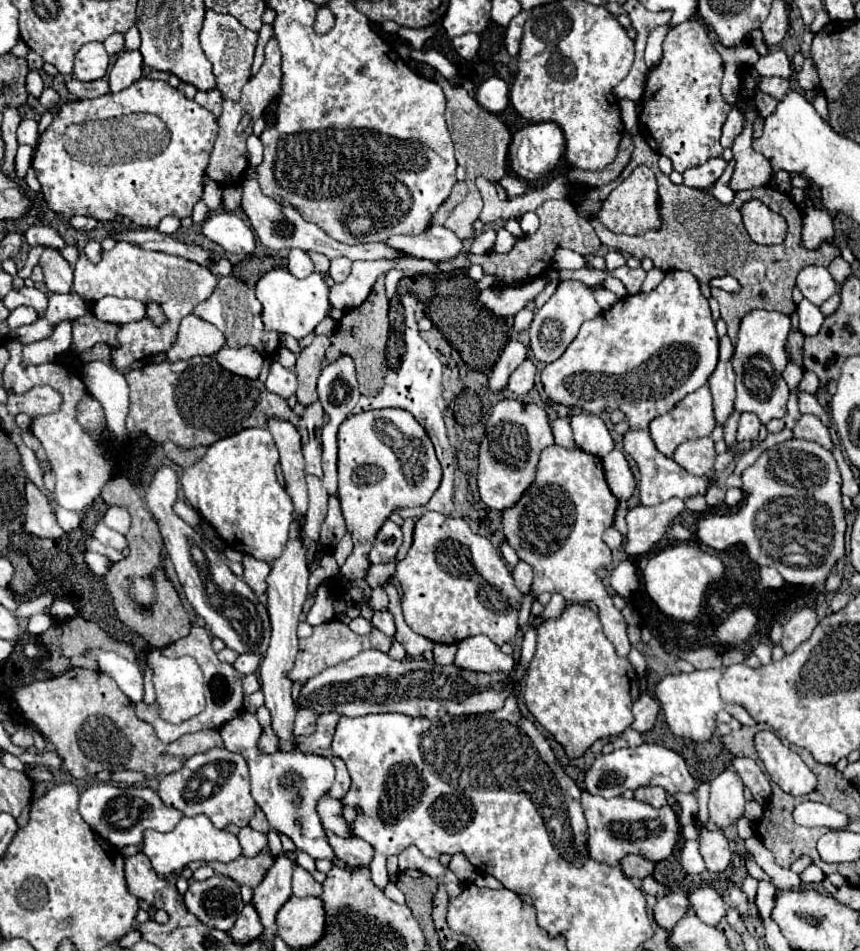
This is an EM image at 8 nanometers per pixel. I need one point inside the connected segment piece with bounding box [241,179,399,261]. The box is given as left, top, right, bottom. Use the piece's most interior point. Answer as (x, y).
(277, 226)

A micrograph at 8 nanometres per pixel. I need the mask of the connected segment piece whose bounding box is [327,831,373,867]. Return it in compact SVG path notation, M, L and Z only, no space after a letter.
M327 831L327 837L329 837L329 843L339 859L343 859L349 865L369 867L369 861L373 859L373 845L369 845L367 841L361 841L359 837L341 839L329 831Z

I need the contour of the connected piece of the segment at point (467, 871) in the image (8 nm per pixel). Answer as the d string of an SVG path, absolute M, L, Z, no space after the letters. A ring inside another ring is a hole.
M457 853L453 855L451 863L449 863L449 869L465 883L473 883L473 879L477 877L477 869L467 861L467 857L463 853Z

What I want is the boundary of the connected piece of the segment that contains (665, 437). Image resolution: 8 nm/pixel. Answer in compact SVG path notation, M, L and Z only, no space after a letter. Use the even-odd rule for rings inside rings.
M707 385L687 395L669 413L653 419L649 425L657 449L667 457L673 455L679 443L707 437L713 429L713 403Z

